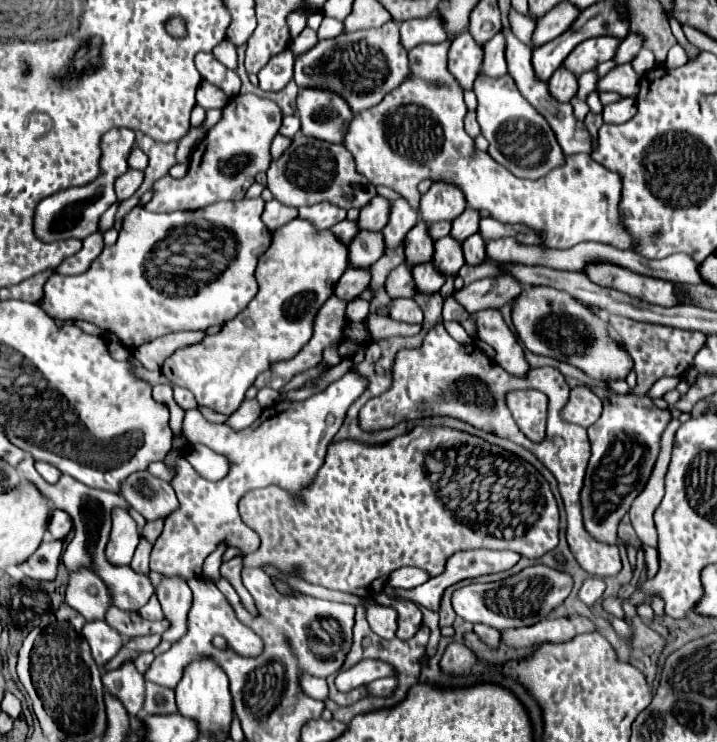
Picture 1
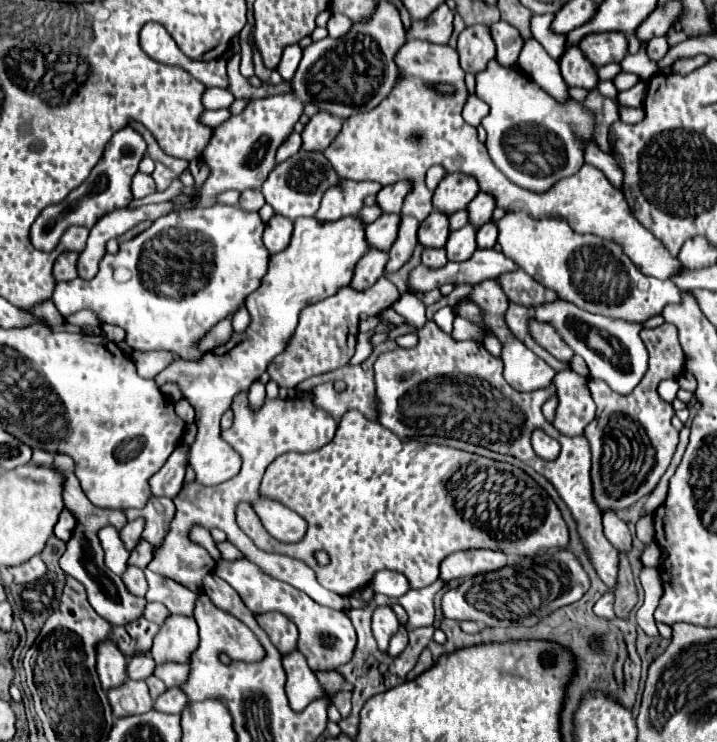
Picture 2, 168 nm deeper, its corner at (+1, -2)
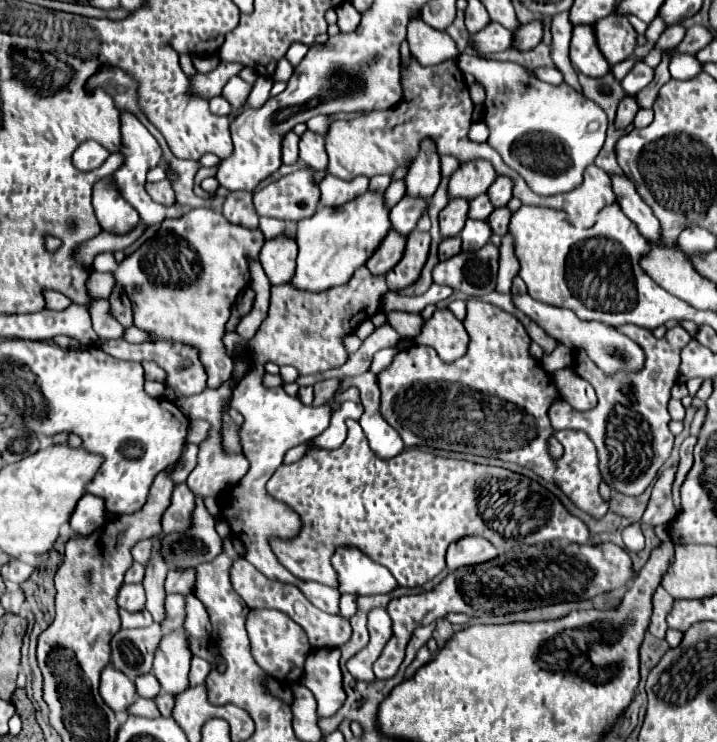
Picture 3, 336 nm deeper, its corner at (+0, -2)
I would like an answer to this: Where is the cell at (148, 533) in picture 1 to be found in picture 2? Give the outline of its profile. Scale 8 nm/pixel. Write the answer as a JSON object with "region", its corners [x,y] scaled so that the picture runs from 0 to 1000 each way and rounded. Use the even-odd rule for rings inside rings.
{"region":[[[195,728],[190,733],[190,739],[181,744],[181,755],[179,757],[187,760],[187,763],[195,763],[195,765],[204,765],[206,757],[212,755],[212,744],[215,744],[215,736],[209,730]]]}

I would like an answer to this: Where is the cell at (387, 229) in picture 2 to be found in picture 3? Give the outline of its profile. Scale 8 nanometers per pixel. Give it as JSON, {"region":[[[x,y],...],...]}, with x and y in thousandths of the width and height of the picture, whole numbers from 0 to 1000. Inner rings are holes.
{"region":[[[565,264],[556,275],[551,275],[545,280],[548,307],[568,318],[582,305],[587,288],[593,288],[596,280],[598,280],[596,267],[570,267],[570,264]]]}

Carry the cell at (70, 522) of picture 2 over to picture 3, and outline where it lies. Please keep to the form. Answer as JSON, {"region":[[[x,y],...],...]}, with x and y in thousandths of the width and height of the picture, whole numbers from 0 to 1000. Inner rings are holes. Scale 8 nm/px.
{"region":[[[119,666],[99,695],[99,712],[105,714],[105,720],[119,722],[127,720],[135,709],[144,709],[146,698],[149,698],[149,685],[144,671]]]}

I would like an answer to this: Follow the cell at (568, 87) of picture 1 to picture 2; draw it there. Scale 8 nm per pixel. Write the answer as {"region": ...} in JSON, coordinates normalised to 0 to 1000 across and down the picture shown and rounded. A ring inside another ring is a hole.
{"region":[[[798,62],[792,65],[792,70],[787,70],[787,75],[781,78],[781,94],[792,116],[809,116],[826,121],[834,113],[831,92],[815,78],[806,62]]]}

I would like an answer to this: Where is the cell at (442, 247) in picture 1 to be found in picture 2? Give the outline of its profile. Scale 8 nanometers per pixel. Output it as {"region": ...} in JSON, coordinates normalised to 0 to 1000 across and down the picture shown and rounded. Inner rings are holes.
{"region":[[[653,302],[630,313],[619,337],[625,342],[625,353],[650,353],[664,337],[664,307]]]}

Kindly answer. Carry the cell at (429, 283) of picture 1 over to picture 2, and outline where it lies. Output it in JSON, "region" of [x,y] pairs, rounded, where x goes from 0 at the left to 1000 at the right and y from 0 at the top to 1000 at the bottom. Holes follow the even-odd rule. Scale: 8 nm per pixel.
{"region":[[[600,334],[600,337],[591,337],[589,340],[589,356],[591,358],[600,358],[600,361],[614,361],[614,358],[622,358],[625,350],[622,350],[622,340],[619,334]]]}

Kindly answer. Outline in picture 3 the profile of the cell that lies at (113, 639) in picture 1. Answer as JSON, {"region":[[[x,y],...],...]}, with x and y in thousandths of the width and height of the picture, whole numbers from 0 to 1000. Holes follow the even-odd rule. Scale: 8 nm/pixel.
{"region":[[[149,898],[141,908],[138,933],[144,946],[163,962],[177,962],[177,954],[191,941],[188,922],[180,914],[174,914],[174,908],[169,908],[166,903],[158,903],[155,898]]]}

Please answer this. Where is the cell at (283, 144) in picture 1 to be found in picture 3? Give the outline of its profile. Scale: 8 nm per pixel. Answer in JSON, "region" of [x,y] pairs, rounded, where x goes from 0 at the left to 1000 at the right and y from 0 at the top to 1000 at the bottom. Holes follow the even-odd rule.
{"region":[[[411,178],[397,181],[395,199],[392,199],[392,205],[395,205],[395,221],[411,221],[414,218],[414,205],[417,205],[414,194],[417,194],[417,183]]]}

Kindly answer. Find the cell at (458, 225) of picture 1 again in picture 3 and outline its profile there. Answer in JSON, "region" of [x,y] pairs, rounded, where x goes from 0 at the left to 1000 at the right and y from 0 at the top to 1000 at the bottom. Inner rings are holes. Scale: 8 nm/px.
{"region":[[[693,237],[693,243],[682,253],[682,264],[690,280],[707,278],[707,272],[715,267],[715,243],[704,237]]]}

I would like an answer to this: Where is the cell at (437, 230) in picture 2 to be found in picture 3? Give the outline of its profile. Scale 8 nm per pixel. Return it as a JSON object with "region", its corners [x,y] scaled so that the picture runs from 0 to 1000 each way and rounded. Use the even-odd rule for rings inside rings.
{"region":[[[632,267],[626,272],[626,278],[612,288],[612,307],[615,307],[618,321],[635,318],[646,310],[649,296],[651,296],[651,286],[654,286],[654,270]]]}

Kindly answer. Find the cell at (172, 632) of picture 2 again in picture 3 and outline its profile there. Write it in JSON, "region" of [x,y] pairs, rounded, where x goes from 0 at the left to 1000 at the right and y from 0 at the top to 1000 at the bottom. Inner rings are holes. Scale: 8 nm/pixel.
{"region":[[[255,849],[236,852],[227,857],[213,892],[213,908],[222,916],[227,933],[247,938],[264,927],[261,908],[266,884],[269,881],[261,873]]]}

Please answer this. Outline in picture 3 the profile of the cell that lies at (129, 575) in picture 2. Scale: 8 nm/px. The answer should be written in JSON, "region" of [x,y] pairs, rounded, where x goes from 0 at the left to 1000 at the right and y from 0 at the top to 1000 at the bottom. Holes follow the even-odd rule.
{"region":[[[172,787],[163,801],[163,817],[180,825],[199,822],[202,817],[202,795],[199,787]]]}

